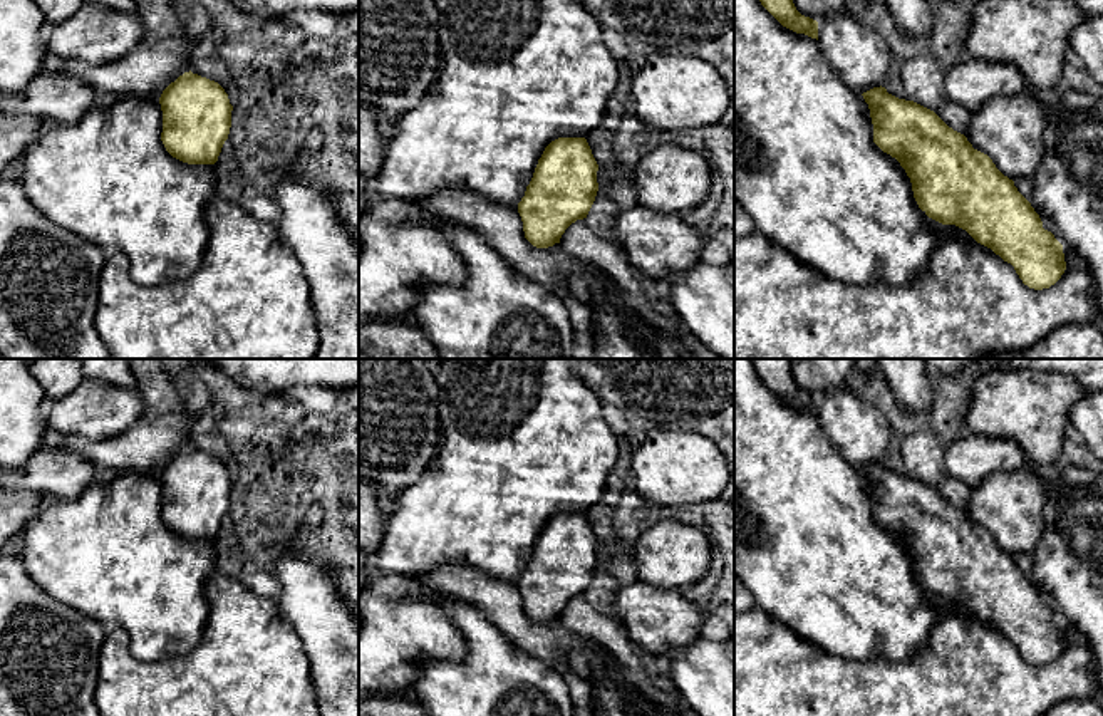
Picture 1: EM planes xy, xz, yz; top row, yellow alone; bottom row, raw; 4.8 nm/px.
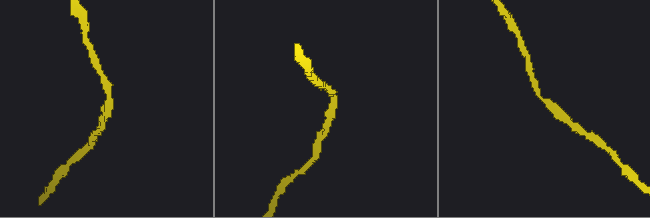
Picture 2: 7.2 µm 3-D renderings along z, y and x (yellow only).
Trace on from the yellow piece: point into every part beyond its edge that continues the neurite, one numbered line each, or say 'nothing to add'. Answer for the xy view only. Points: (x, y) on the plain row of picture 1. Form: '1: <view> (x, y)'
1: xy (108, 554)

